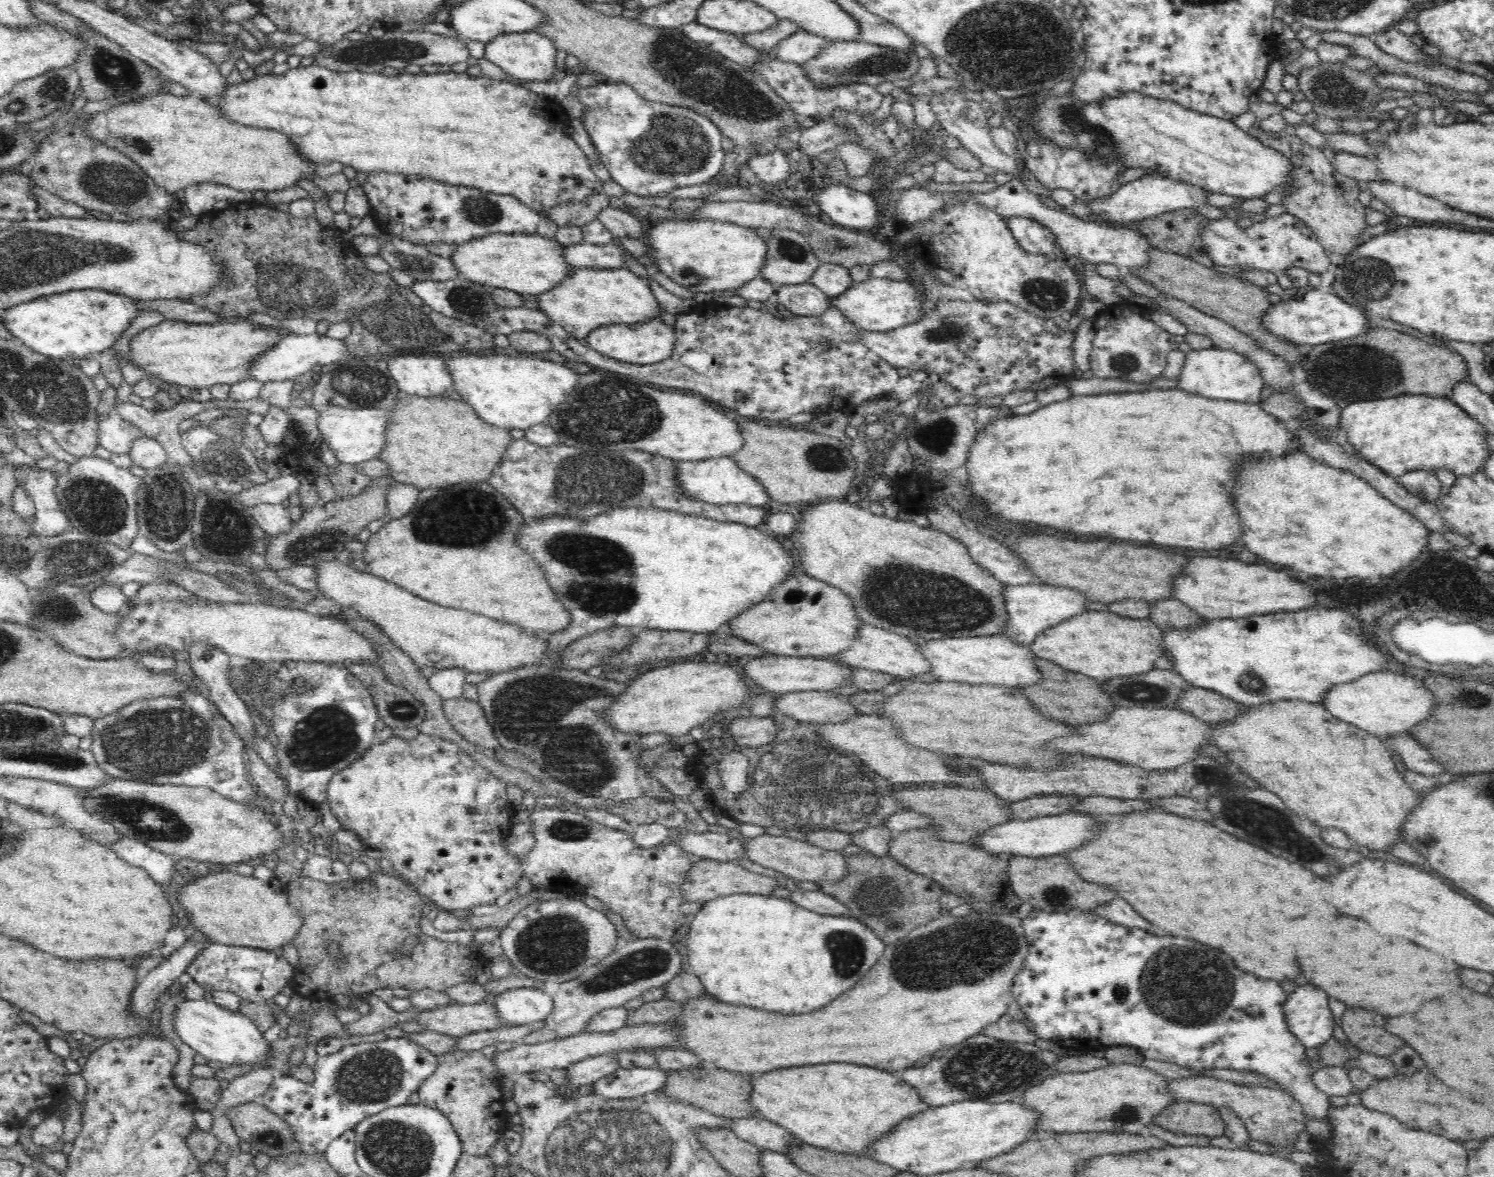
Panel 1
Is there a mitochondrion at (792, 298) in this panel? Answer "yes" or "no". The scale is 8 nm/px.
no

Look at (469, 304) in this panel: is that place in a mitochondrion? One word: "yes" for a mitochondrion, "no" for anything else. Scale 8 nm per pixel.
yes

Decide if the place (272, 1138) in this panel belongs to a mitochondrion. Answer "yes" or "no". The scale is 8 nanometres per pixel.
yes

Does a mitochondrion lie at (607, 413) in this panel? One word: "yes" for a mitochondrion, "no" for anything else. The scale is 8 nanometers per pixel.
yes

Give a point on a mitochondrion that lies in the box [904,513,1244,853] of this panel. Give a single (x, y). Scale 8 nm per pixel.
(1138, 691)

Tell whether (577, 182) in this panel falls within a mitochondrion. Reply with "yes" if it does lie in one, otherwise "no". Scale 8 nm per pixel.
yes

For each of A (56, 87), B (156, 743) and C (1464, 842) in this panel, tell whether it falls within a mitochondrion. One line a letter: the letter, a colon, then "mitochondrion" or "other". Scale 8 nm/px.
A: mitochondrion
B: mitochondrion
C: other

